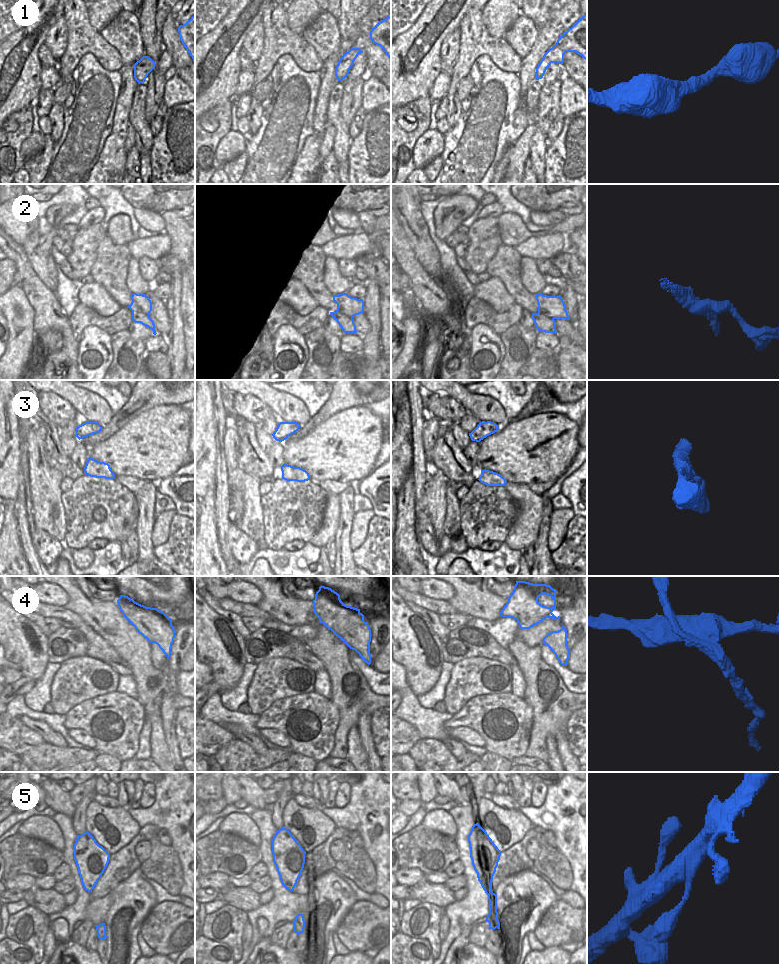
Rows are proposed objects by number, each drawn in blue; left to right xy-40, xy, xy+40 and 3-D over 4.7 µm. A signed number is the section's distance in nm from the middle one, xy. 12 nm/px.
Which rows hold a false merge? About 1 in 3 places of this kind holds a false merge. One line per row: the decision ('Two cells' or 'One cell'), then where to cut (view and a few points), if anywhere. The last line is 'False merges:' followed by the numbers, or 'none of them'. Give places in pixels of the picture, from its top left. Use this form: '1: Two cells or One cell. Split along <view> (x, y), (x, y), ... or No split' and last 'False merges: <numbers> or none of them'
1: One cell. No split
2: Two cells. Split along xy-40 (148, 314), (136, 312), (132, 315)
3: One cell. No split
4: Two cells. Split along xy+40 (552, 610), (546, 614), (535, 614), (526, 617), (519, 627)
5: One cell. No split
False merges: 2, 4

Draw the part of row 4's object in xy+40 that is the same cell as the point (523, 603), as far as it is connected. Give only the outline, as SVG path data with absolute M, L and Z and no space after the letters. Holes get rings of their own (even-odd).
M516 581L514 591L501 610L500 616L515 619L521 627L525 618L531 618L537 614L547 615L556 609L556 591L550 585ZM543 594L549 595L554 600L552 607L543 606L538 602L538 598Z

